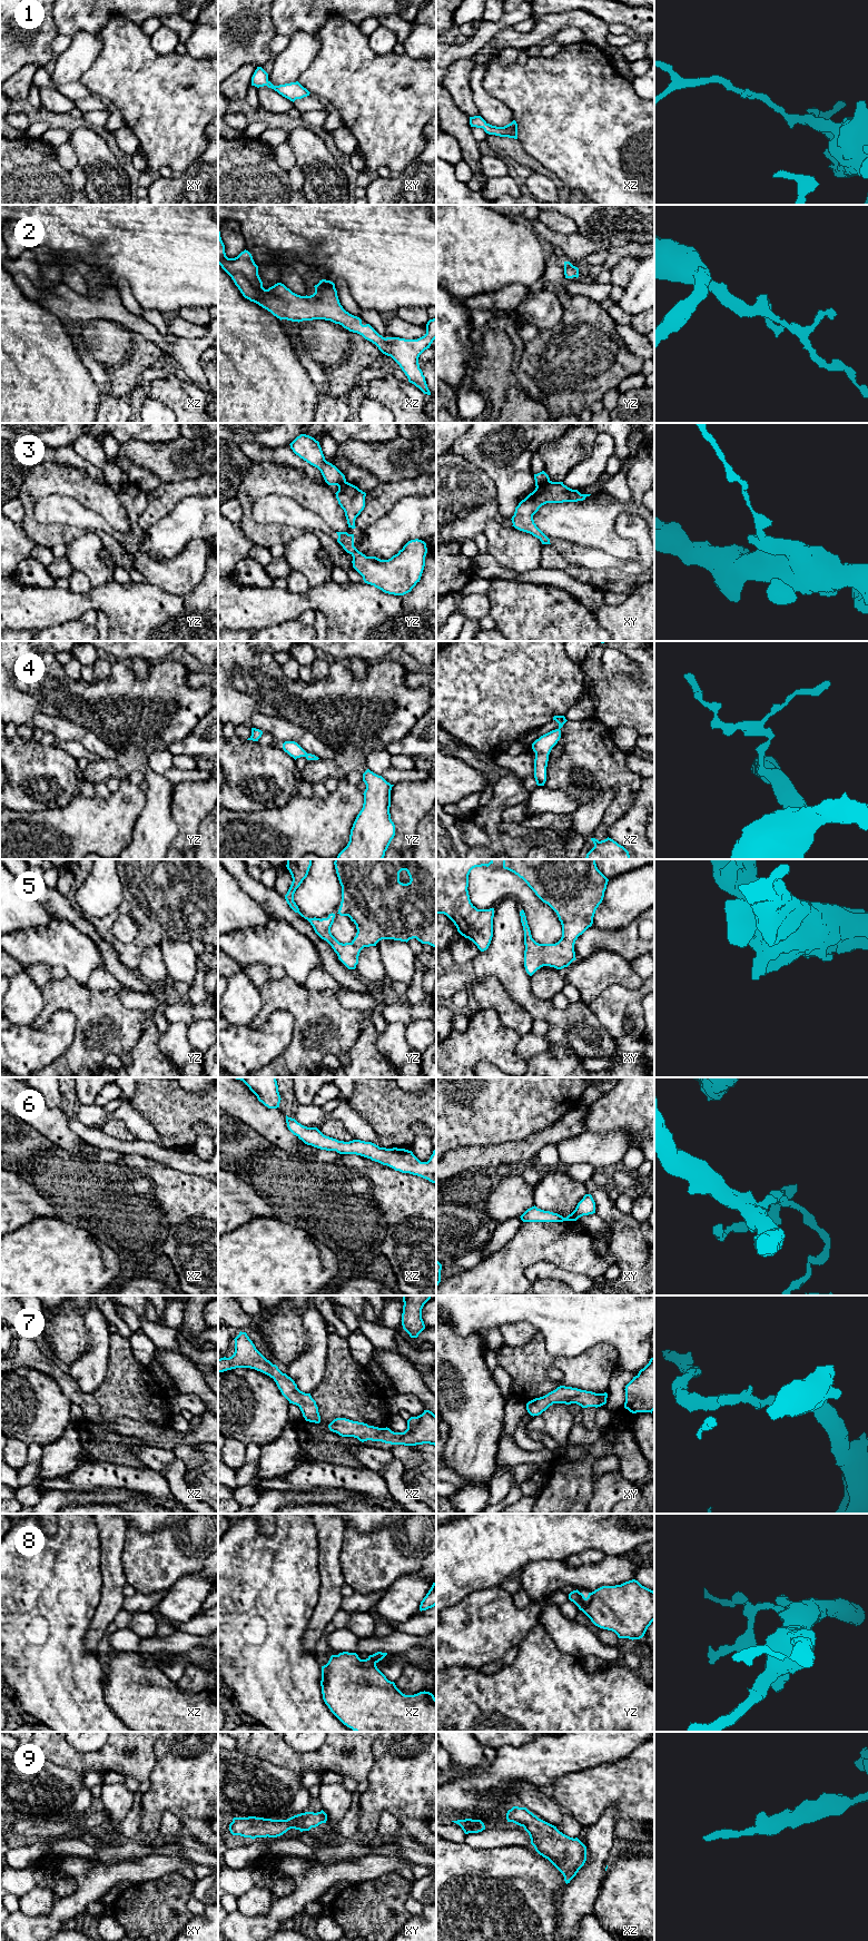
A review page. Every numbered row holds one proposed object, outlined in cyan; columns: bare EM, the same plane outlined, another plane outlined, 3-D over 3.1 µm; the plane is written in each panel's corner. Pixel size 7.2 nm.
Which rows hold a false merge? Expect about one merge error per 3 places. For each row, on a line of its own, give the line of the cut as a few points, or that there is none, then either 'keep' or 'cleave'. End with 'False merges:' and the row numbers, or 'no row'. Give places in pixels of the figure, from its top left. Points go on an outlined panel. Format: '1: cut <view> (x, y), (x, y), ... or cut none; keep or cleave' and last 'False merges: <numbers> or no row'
1: cut none; keep
2: cut none; keep
3: cut xy (549, 480), (536, 488); cleave
4: cut none; keep
5: cut none; keep
6: cut none; keep
7: cut none; keep
8: cut yz (587, 1598), (579, 1608); cleave
9: cut none; keep
False merges: 3, 8

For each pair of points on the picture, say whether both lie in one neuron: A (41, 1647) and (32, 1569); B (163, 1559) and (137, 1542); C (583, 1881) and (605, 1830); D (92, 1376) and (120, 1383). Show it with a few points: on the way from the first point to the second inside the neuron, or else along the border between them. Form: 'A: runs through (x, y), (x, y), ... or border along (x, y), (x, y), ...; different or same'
A: runs through (47, 1628), (47, 1588); same
B: runs through (156, 1559), (144, 1548); same
C: runs through (594, 1869), (599, 1842); same
D: border along (108, 1353), (105, 1378), (91, 1392); different

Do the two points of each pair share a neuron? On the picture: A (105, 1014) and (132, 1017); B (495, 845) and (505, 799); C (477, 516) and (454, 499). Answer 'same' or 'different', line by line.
A: same
B: same
C: same

